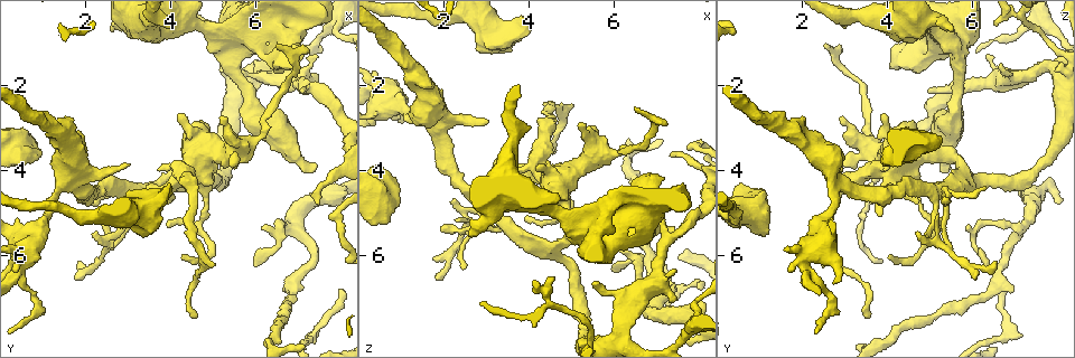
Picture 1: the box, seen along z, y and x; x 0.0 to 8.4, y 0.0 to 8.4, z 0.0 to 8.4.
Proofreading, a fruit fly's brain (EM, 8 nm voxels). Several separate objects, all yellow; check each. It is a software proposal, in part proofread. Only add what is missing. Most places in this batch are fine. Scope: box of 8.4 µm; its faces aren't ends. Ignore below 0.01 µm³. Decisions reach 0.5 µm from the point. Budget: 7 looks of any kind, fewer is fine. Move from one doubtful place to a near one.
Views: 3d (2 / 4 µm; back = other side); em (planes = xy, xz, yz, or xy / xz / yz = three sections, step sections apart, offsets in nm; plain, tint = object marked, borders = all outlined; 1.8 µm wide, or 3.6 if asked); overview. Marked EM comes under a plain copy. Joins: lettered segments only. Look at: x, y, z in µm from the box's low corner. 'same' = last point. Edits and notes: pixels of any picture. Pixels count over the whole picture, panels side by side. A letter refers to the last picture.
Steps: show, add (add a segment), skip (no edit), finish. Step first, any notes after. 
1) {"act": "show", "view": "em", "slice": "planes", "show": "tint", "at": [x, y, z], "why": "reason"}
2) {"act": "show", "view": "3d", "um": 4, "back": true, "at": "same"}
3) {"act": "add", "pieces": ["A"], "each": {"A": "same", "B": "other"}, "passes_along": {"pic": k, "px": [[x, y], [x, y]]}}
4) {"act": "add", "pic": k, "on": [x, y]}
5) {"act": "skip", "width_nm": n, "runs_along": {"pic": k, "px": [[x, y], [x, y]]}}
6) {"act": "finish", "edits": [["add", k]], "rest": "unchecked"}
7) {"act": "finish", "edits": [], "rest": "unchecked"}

{"act": "show", "view": "3d", "um": 2, "at": [3.05, 3.90, 2.80], "why": "an open end"}

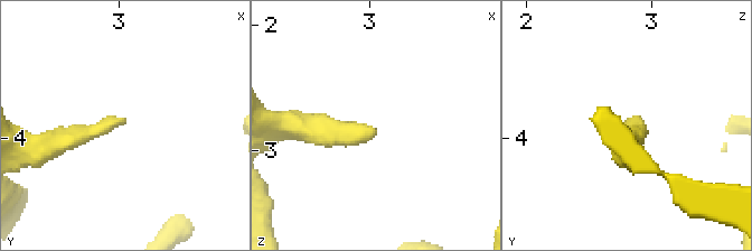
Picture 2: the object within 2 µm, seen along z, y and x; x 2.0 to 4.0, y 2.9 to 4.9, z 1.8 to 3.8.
{"act": "show", "view": "em", "slice": "xy", "step": 16, "show": "tint", "at": [3.06, 3.86, 2.88], "why": "need the tissue"}

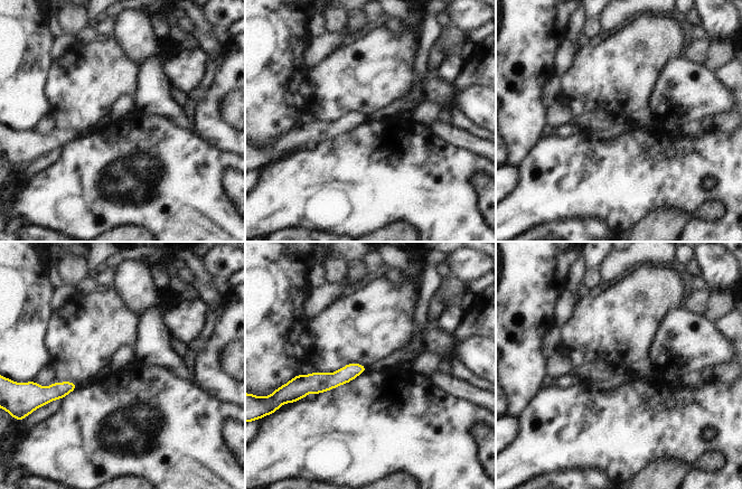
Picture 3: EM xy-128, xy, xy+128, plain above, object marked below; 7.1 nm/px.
{"act": "show", "view": "em", "slice": "planes", "show": "borders", "at": "same"}

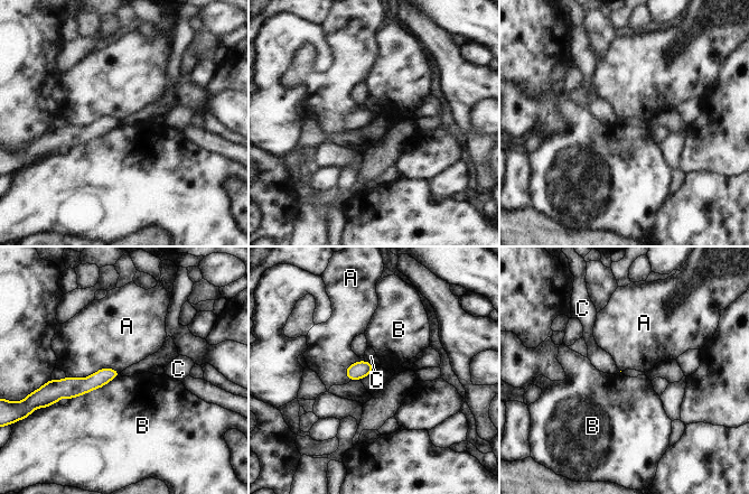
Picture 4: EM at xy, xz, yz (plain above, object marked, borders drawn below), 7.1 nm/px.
{"act": "skip", "each": {"A": "other", "B": "other", "C": "other"}, "found": "no lettered segment goes on from it"}

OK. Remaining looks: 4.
{"act": "show", "view": "3d", "um": 4, "at": [2.80, 5.60, 5.35]}

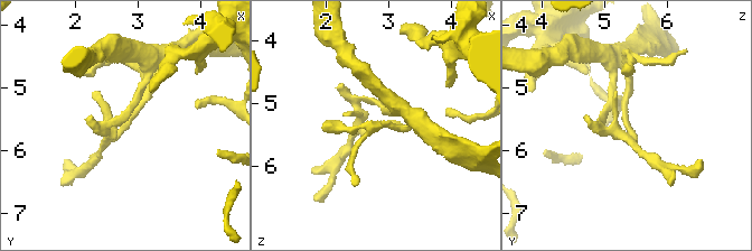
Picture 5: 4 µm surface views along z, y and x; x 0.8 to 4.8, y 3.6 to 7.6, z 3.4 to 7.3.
{"act": "show", "view": "em", "slice": "planes", "show": "borders", "at": [2.75, 5.65, 5.40]}

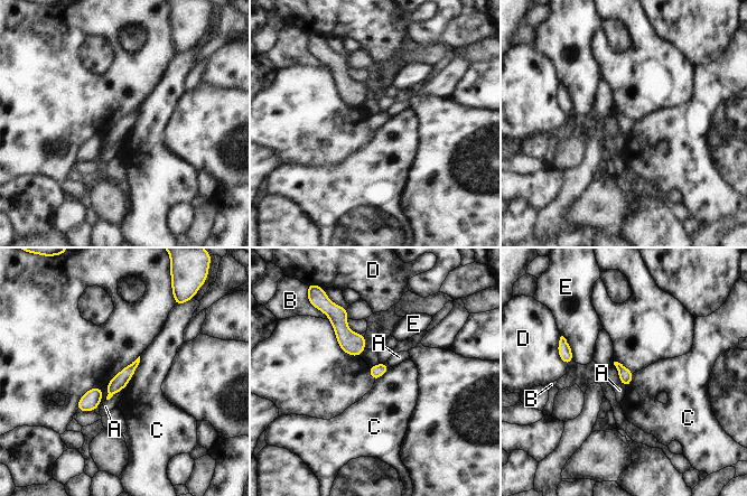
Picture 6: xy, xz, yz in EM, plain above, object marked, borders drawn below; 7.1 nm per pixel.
{"act": "skip", "width_nm": 90, "each": {"A": "other", "B": "other", "C": "other", "D": "other", "E": "other"}, "border": {"pic": 6, "px": [[140, 356], [132, 377], [123, 389]]}, "found": "none of them fits"}

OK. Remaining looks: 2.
{"act": "show", "view": "em", "slice": "planes", "show": "borders", "at": [7.40, 3.85, 5.40], "why": "branch stops here"}

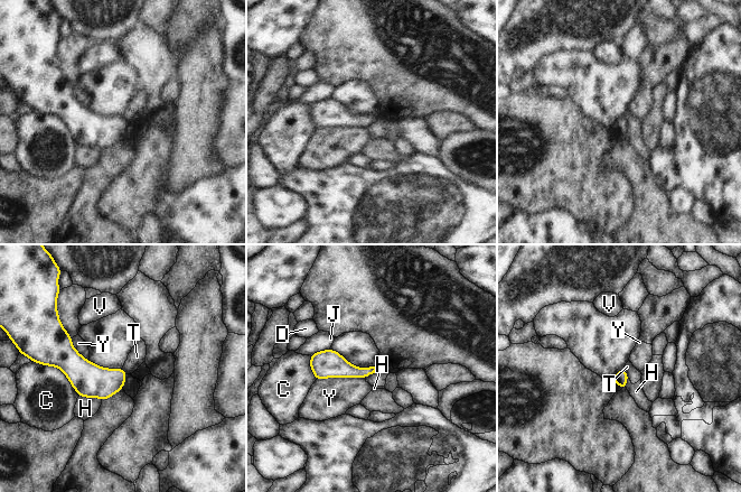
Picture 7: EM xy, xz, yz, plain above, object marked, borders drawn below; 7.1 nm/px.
{"act": "skip", "each": {"C": "other", "D": "other", "H": "other", "J": "other", "T": "other", "V": "other", "Y": "other"}, "found": "no lettered segment goes on from it"}

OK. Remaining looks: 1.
{"act": "finish", "edits": [], "rest": "unchecked"}

